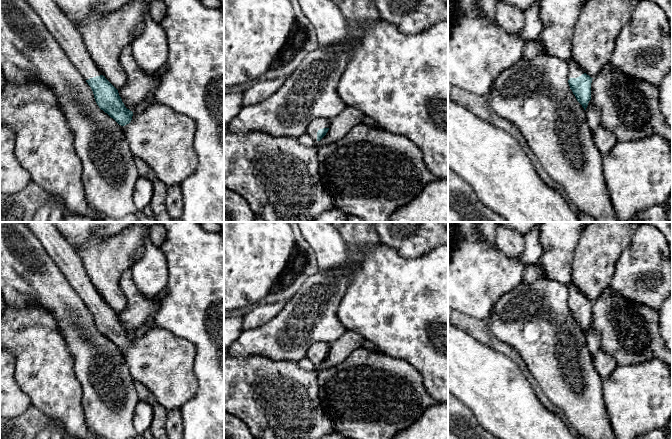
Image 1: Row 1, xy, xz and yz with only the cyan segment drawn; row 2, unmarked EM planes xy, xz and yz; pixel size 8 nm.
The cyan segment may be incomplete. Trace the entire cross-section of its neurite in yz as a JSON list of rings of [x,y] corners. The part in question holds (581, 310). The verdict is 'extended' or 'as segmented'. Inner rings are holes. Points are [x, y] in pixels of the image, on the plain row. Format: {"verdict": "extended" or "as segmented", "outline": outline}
{"verdict": "extended", "outline": [[[571,281],[568,284],[568,307],[577,325],[586,334],[591,324],[592,303],[582,294],[579,288]]]}

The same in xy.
{"verdict": "extended", "outline": [[[24,222],[39,239],[72,288],[91,311],[99,332],[125,350],[132,344],[133,336],[127,333],[118,314],[105,302],[90,281],[80,256],[62,236],[52,222]]]}

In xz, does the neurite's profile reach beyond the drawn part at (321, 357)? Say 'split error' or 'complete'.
split error

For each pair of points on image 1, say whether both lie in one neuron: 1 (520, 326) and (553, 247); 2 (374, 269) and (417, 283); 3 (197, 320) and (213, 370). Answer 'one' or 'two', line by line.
1: two
2: one
3: one

